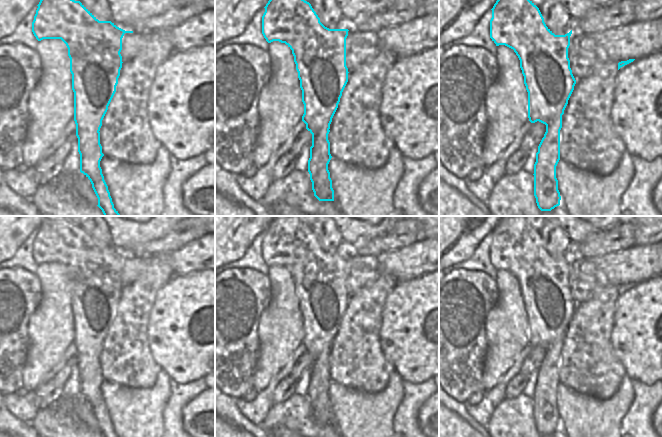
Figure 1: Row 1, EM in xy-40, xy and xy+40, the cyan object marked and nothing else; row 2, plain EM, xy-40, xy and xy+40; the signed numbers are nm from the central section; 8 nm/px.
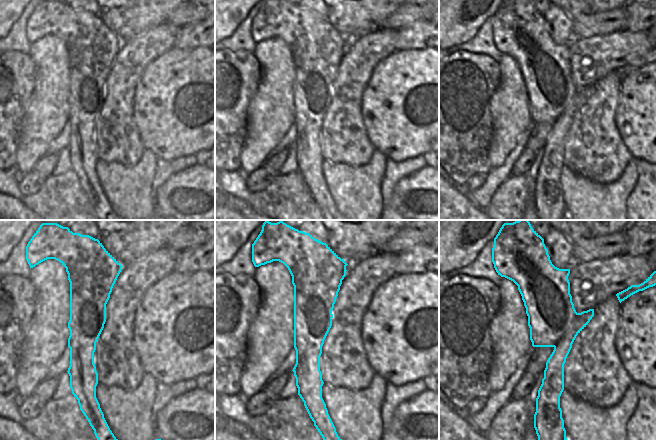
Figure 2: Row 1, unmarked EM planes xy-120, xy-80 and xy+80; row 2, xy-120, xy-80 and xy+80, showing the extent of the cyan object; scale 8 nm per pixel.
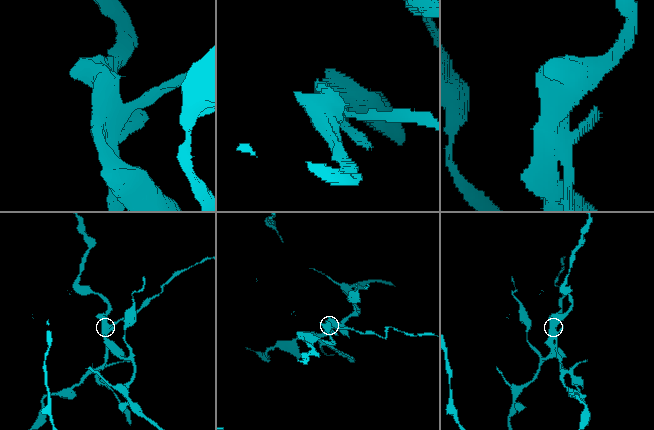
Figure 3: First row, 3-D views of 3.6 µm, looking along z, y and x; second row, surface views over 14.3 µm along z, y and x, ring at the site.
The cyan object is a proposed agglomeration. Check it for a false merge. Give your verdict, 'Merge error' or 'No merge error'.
Merge error

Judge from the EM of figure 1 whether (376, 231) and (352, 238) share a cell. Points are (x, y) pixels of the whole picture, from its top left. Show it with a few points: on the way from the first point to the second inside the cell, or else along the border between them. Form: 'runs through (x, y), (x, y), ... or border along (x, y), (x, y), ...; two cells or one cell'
runs through (370, 232), (358, 232); one cell

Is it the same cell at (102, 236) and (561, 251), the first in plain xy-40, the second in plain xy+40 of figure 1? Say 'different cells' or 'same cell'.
same cell

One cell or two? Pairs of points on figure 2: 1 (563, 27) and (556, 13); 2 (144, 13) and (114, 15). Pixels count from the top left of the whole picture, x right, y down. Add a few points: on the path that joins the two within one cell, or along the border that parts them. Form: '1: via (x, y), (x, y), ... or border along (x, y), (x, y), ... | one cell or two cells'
1: via (560, 24), (557, 21), (557, 16) | one cell
2: via (137, 15), (121, 17) | one cell

